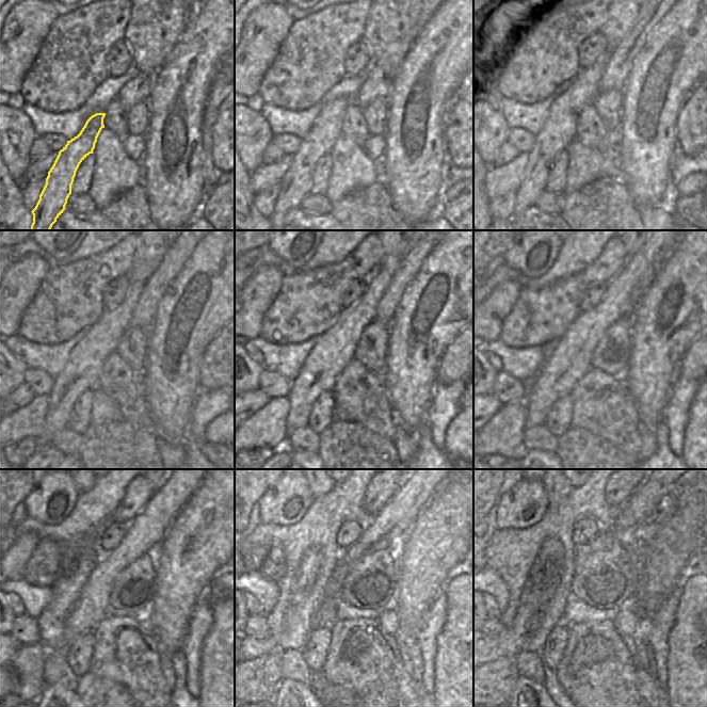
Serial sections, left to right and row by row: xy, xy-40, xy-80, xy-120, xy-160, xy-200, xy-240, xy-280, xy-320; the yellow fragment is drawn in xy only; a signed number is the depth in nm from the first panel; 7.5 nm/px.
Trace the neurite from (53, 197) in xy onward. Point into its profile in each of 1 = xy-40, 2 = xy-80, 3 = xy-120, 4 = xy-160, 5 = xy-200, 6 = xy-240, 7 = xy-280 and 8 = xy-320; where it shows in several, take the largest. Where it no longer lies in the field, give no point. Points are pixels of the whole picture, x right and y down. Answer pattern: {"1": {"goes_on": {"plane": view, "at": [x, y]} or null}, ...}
{"1": {"goes_on": {"plane": "xy-40", "at": [295, 185]}}, "2": {"goes_on": {"plane": "xy-80", "at": [560, 129]}}, "3": {"goes_on": {"plane": "xy-120", "at": [81, 372]}}, "4": {"goes_on": {"plane": "xy-160", "at": [335, 350]}}, "5": {"goes_on": {"plane": "xy-200", "at": [569, 362]}}, "6": {"goes_on": {"plane": "xy-240", "at": [149, 527]}}, "7": {"goes_on": {"plane": "xy-280", "at": [398, 515]}}, "8": {"goes_on": {"plane": "xy-320", "at": [640, 508]}}}

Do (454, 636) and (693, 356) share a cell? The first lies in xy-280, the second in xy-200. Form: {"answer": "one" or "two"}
{"answer": "two"}

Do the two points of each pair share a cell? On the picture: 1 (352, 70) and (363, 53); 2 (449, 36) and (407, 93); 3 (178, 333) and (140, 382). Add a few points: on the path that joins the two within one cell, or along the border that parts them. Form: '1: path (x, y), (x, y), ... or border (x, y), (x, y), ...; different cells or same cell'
1: path (354, 66), (358, 58); same cell
2: path (446, 50), (418, 79); same cell
3: border (143, 371), (145, 376), (144, 394); different cells

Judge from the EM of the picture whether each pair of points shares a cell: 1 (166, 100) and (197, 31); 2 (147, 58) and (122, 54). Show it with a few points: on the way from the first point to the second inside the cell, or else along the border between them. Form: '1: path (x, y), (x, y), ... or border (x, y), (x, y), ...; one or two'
1: path (180, 83), (188, 62), (194, 54), (194, 48); one
2: border (124, 38), (132, 54), (133, 65); two

